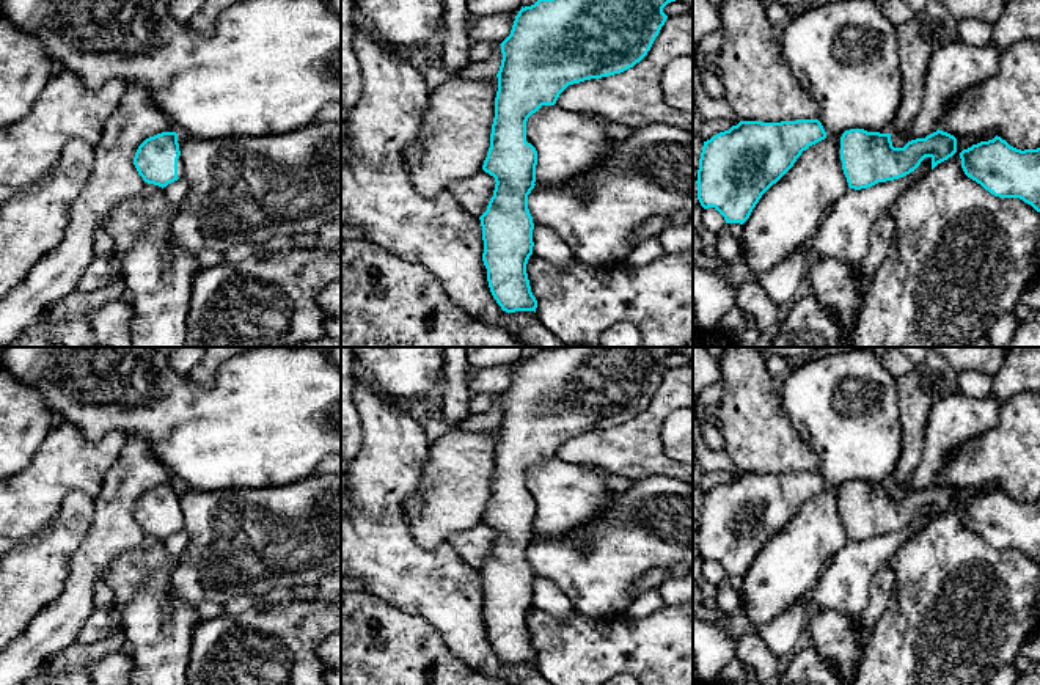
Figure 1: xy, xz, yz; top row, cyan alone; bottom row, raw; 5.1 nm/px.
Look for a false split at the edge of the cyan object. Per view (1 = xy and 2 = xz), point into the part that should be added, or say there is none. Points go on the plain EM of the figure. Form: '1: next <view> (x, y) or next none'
1: next xy (181, 522)
2: next none

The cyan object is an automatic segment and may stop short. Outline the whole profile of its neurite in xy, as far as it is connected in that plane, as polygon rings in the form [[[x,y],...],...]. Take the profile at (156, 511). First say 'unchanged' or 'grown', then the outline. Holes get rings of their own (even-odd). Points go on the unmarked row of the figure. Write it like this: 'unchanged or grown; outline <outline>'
grown; outline [[[162,484],[146,490],[137,501],[134,517],[145,534],[159,539],[182,531],[185,526],[178,485]]]

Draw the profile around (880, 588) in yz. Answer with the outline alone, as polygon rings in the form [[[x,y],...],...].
[[[886,562],[881,564],[869,583],[869,603],[851,616],[859,630],[872,632],[892,599],[894,584],[894,570]]]

